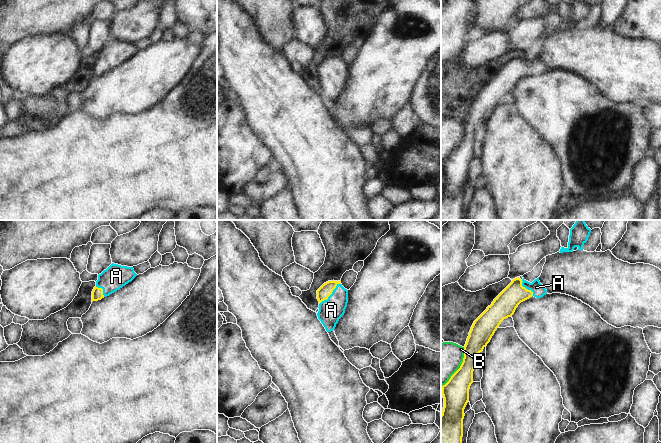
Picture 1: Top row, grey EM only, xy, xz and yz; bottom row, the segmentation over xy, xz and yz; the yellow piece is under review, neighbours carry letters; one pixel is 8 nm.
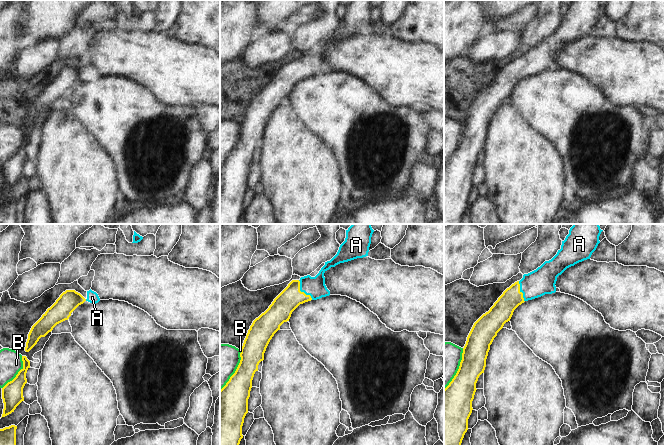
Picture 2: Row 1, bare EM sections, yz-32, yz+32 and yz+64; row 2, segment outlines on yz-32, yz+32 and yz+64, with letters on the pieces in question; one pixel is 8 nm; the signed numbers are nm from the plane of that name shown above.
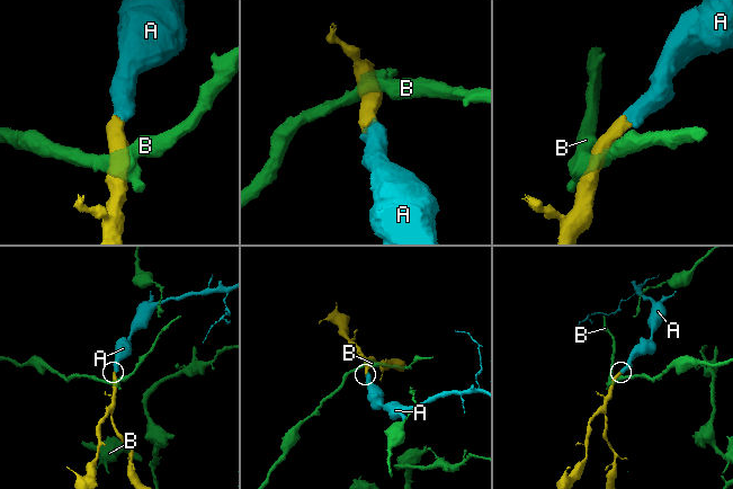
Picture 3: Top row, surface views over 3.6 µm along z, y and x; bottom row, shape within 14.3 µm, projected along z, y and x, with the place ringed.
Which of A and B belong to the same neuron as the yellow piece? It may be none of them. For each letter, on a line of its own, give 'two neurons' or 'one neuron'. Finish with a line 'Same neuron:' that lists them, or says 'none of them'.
A: one neuron
B: two neurons
Same neuron: A

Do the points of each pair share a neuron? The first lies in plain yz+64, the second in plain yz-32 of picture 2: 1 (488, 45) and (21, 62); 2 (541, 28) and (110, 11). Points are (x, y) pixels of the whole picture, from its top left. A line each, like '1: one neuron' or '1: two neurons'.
1: one neuron
2: two neurons

